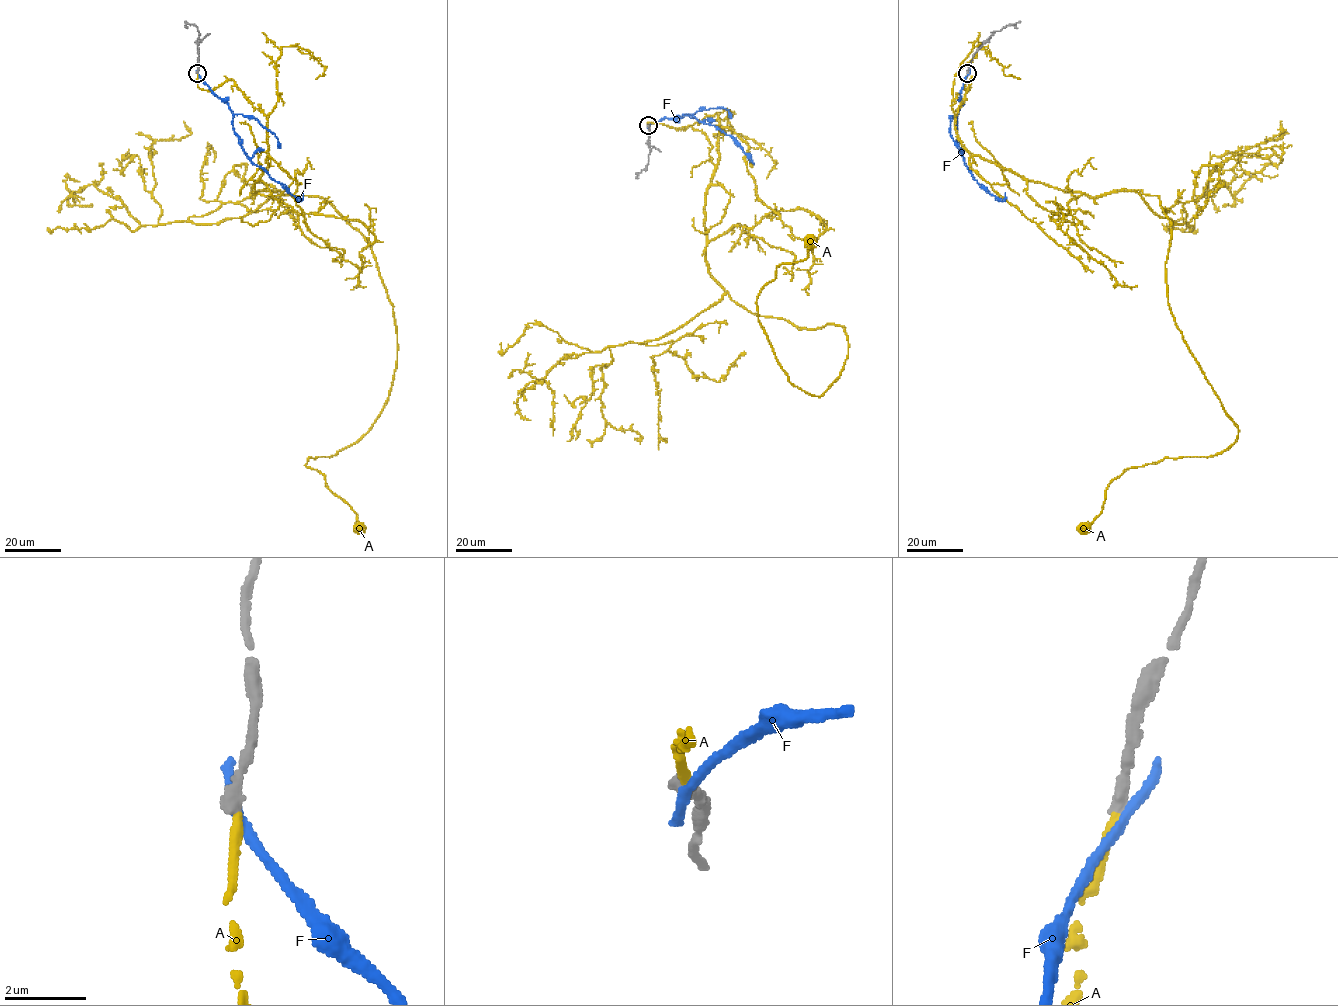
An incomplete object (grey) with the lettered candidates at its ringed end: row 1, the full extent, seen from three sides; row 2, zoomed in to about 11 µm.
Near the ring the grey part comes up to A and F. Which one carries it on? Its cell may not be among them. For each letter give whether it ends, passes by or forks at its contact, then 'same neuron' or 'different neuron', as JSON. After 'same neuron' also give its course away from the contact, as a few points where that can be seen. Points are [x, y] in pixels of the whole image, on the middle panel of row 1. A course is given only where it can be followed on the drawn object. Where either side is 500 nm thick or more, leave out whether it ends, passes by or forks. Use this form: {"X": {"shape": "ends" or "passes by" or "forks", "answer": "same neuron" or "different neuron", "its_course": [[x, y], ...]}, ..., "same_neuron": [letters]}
{"A": {"shape": "ends", "answer": "same neuron", "its_course": [[648, 125], [717, 112], [708, 273], [752, 313], [843, 327], [821, 395], [789, 381], [756, 300], [809, 241]]}, "F": {"shape": "passes by", "answer": "different neuron"}, "same_neuron": ["A"]}

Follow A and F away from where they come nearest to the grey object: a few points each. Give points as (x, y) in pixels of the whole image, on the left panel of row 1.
A: (197, 73), (266, 118), (254, 196), (322, 197), (392, 306), (382, 412), (305, 465), (358, 527)
F: (197, 73), (227, 103), (233, 113), (234, 133), (247, 158), (297, 199), (302, 198), (303, 193)

